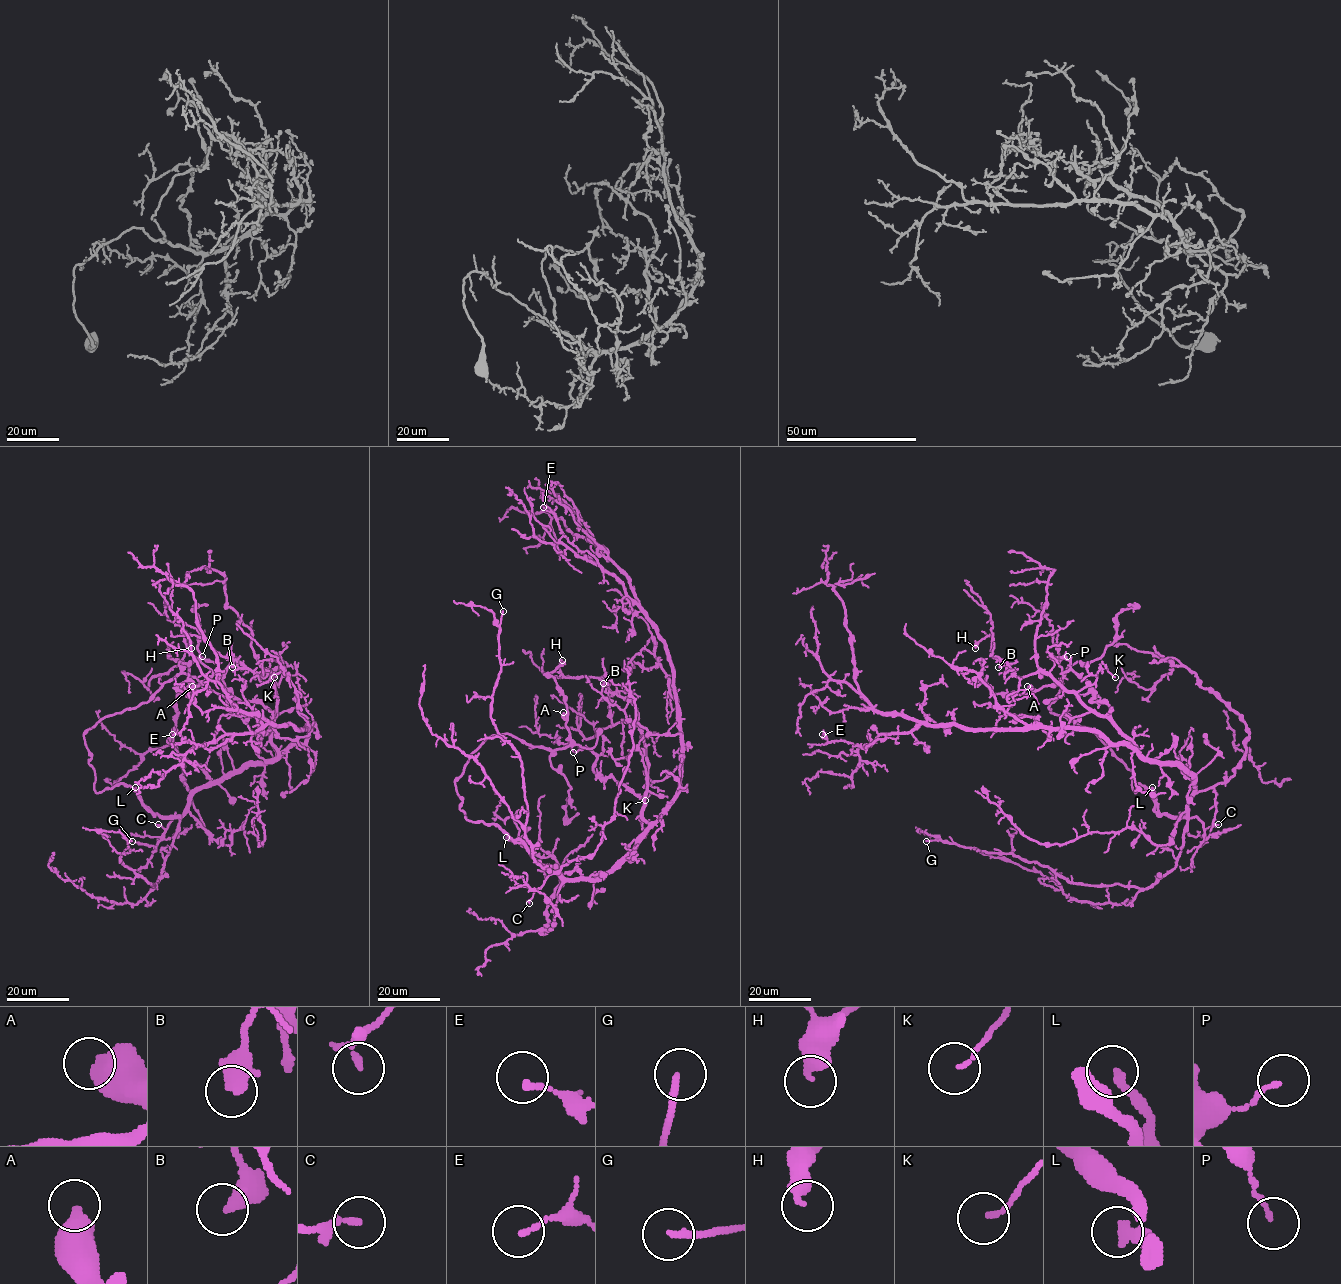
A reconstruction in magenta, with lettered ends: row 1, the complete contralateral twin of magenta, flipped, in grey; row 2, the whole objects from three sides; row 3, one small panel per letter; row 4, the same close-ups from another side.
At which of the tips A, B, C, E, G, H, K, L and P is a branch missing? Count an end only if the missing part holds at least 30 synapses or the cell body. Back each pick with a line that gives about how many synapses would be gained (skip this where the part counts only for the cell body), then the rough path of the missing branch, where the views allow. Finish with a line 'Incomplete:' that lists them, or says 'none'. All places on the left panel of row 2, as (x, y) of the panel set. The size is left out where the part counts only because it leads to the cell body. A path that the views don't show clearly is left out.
G: 30 syn | (132, 841), (136, 811), (143, 803)
L: (135, 787), (125, 783), (113, 788), (76, 819), (30, 820), (35, 836), (43, 841), (51, 826), (46, 824)
Incomplete: G, L

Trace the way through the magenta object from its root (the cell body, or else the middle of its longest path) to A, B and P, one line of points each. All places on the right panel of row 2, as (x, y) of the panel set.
A: (1169, 765), (1194, 777), (1185, 815), (1161, 814), (1091, 728), (1050, 711), (1065, 673), (1027, 686)
B: (1169, 765), (1149, 762), (1106, 717), (1096, 715), (1048, 675), (1036, 671), (1017, 677), (1000, 659), (998, 667)
P: (1169, 765), (1149, 762), (1112, 719), (1111, 708), (1092, 701), (1088, 683), (1062, 672), (1059, 661), (1067, 656)

